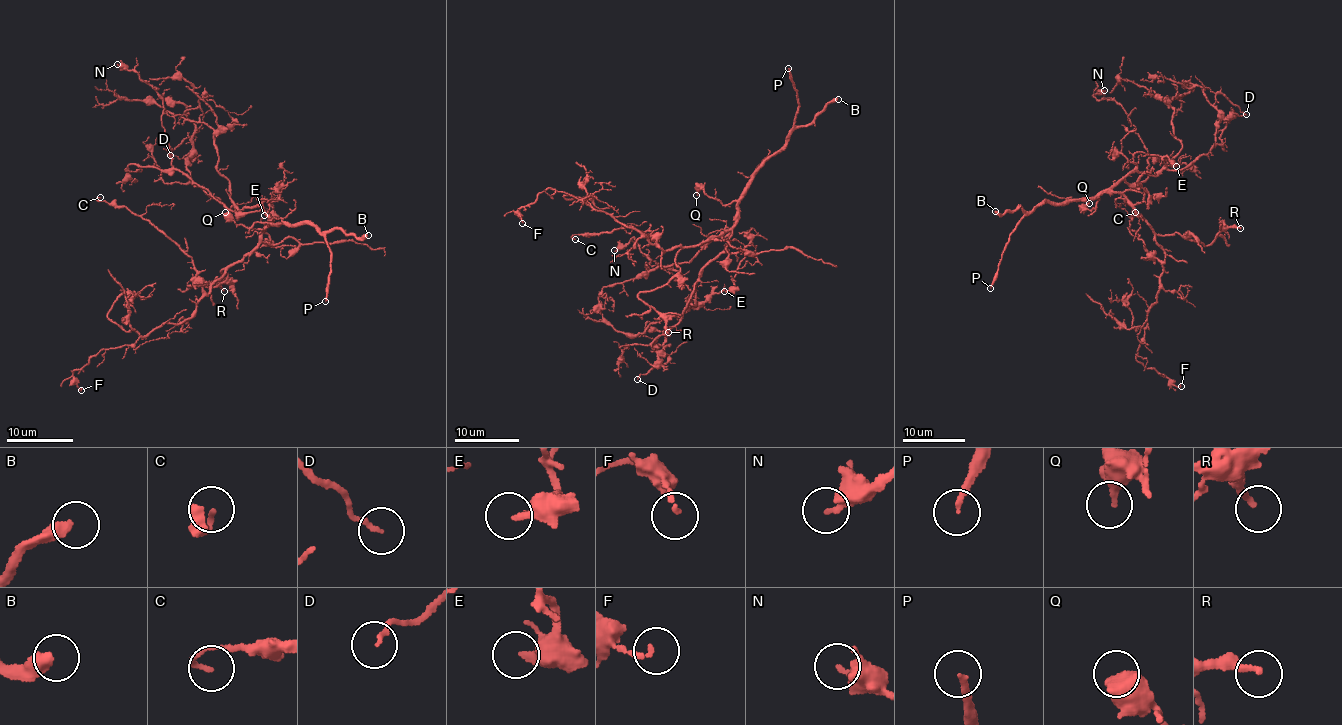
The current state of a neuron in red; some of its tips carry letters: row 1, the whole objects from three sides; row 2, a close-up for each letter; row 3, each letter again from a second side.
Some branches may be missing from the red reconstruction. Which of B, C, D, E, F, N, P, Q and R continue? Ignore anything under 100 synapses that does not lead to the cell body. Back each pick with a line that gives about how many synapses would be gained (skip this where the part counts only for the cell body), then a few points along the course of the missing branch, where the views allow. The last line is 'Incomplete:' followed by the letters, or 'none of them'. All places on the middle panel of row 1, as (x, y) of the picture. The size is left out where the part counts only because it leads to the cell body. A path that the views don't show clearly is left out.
B: 140 syn
Incomplete: B, P

